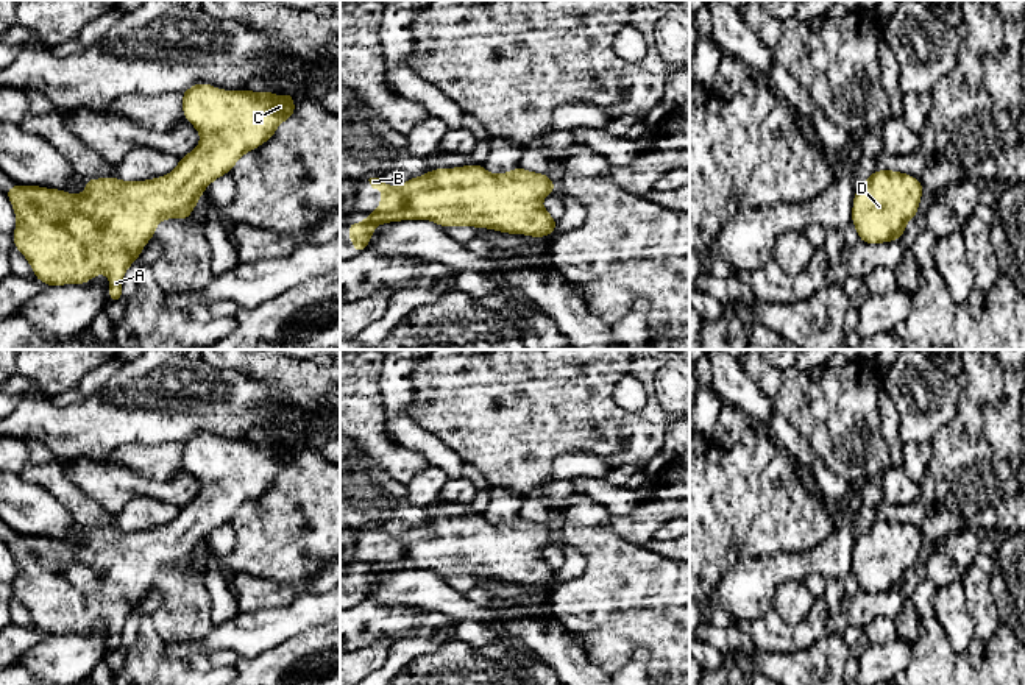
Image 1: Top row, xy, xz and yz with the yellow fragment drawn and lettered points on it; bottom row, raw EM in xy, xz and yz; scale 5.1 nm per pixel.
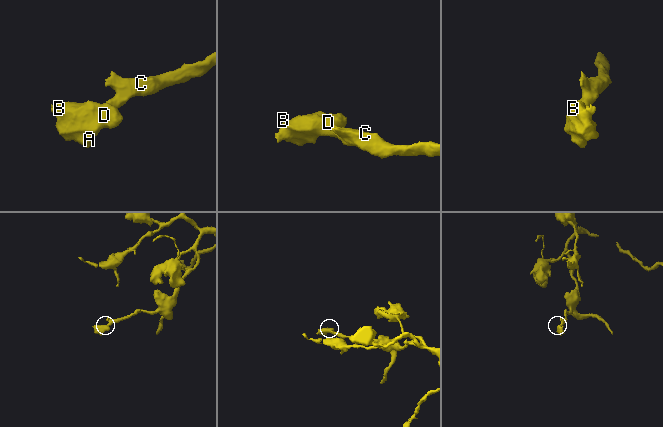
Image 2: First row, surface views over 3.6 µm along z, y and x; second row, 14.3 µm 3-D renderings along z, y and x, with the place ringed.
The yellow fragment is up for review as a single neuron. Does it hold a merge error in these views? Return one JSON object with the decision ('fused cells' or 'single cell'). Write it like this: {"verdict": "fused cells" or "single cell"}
{"verdict": "single cell"}

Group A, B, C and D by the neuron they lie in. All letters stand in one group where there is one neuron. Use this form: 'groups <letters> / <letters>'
groups A B C D

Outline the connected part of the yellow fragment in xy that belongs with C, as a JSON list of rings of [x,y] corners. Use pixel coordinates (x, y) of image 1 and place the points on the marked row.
[[[198,83],[181,94],[183,114],[198,130],[201,140],[168,175],[134,183],[120,178],[84,179],[83,195],[19,184],[5,192],[17,220],[14,248],[28,259],[34,276],[45,286],[86,284],[98,273],[108,273],[109,303],[123,301],[123,275],[154,237],[156,225],[164,218],[189,218],[204,189],[229,173],[246,151],[271,139],[278,125],[292,119],[298,108],[292,105],[293,95],[289,92],[275,97],[271,91],[222,91]]]

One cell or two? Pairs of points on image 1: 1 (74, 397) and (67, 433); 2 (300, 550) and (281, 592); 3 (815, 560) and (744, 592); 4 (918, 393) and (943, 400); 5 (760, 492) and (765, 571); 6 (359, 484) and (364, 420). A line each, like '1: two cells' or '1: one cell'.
1: two cells
2: two cells
3: one cell
4: one cell
5: two cells
6: two cells

